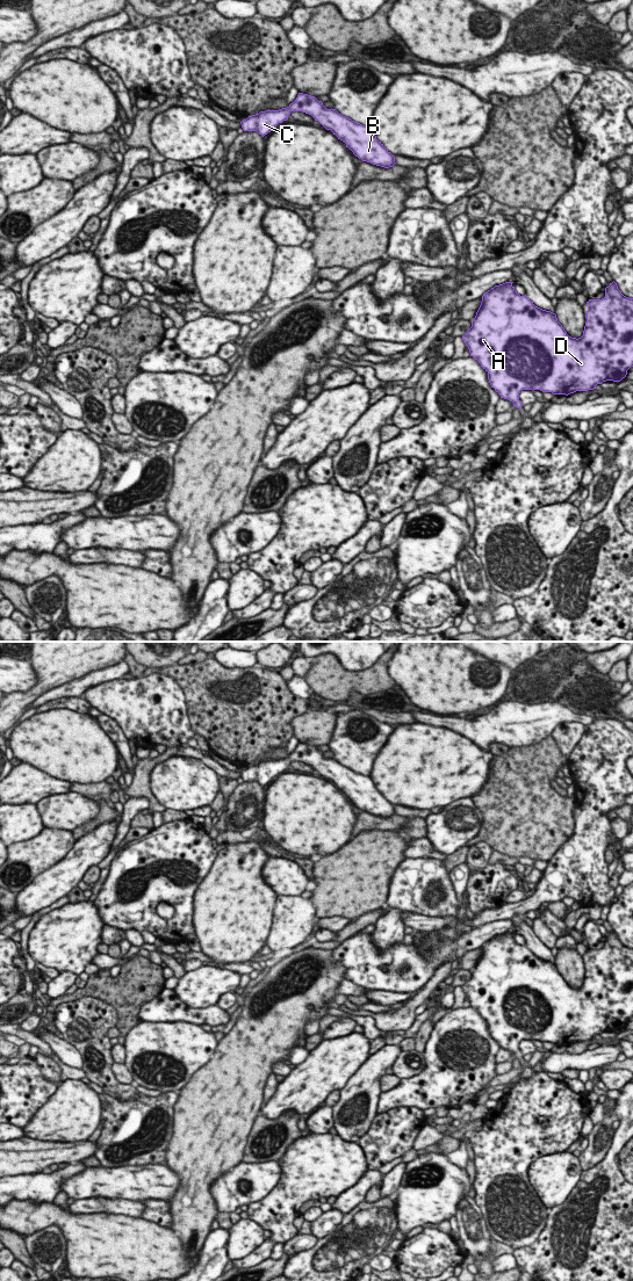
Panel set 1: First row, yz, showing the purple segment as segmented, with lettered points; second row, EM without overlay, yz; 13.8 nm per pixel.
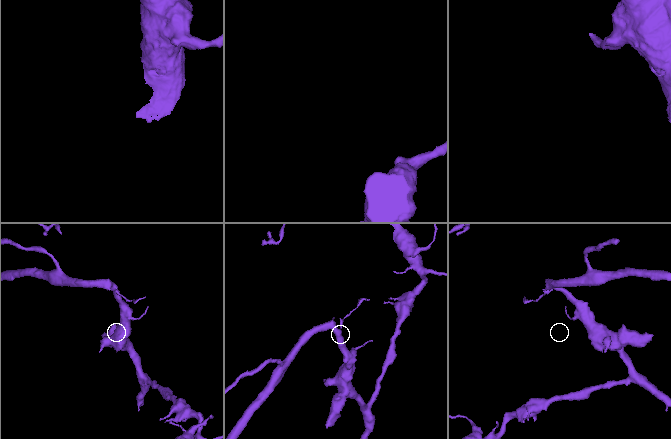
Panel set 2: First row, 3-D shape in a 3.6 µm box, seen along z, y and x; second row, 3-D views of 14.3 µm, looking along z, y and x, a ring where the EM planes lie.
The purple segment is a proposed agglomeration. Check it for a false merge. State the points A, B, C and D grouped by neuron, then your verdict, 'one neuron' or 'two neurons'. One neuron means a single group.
A B C D | one neuron

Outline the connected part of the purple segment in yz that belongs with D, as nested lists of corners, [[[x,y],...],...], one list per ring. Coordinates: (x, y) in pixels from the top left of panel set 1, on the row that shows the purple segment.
[[[614,281],[605,288],[604,298],[587,302],[591,310],[587,311],[583,335],[578,339],[567,334],[555,313],[535,306],[526,295],[520,296],[512,283],[495,285],[483,294],[472,327],[462,335],[470,356],[488,372],[489,383],[501,398],[520,408],[518,396],[521,390],[568,396],[576,391],[594,390],[597,384],[606,381],[620,382],[626,377],[627,370],[633,367],[633,298],[624,296]]]

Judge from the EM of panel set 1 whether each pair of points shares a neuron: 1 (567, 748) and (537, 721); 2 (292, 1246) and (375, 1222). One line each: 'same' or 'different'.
1: different
2: different

